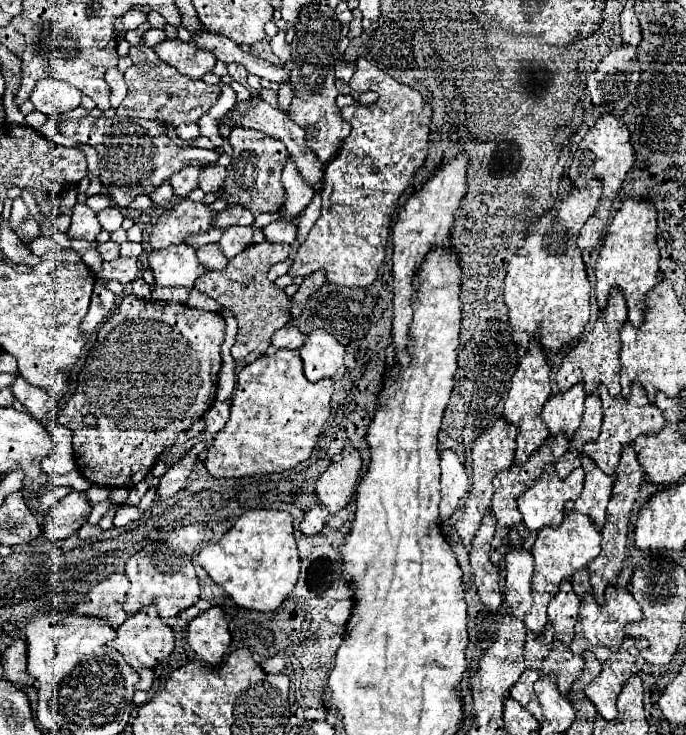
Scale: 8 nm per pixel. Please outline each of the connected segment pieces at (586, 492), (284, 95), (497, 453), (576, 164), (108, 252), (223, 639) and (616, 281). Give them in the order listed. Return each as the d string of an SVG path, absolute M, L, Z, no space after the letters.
M582 455L582 467L586 471L584 489L582 489L582 493L580 493L580 497L576 501L570 501L566 505L566 511L584 513L592 521L596 521L596 525L602 529L606 505L608 505L612 485L614 485L614 477L600 471L588 455Z
M282 83L279 85L277 95L280 107L279 109L283 111L285 114L288 114L289 106L291 104L291 100L294 95L292 89L285 83Z
M498 419L494 421L482 435L476 437L476 441L472 443L472 483L470 483L470 495L466 497L464 501L464 507L462 507L462 515L460 519L456 521L456 531L466 547L466 551L470 551L470 541L482 521L482 517L486 513L490 513L490 497L492 497L492 479L498 471L506 469L506 467L512 467L514 463L514 451L516 451L516 435L518 435L518 429L516 425L508 423L506 419Z
M606 113L606 115L600 115L594 123L594 127L584 135L582 143L578 145L576 149L576 155L574 155L574 161L570 165L570 171L568 171L568 179L572 181L574 187L584 187L586 183L590 183L590 179L600 179L602 181L602 187L604 187L604 195L602 195L602 201L600 201L600 209L610 209L624 179L626 179L626 173L632 169L636 161L636 153L634 153L634 147L630 143L630 131L628 131L628 125L618 119L614 113Z
M106 241L106 243L98 245L98 253L100 253L102 261L112 261L114 257L118 257L118 243Z
M212 607L200 613L188 625L188 643L192 651L210 665L222 663L230 639L228 621L224 619L222 607Z
M630 197L622 203L620 211L614 215L598 261L596 261L596 299L598 307L606 307L610 287L620 287L626 305L628 305L628 321L638 327L644 315L644 295L658 283L658 245L656 245L656 207L644 199Z

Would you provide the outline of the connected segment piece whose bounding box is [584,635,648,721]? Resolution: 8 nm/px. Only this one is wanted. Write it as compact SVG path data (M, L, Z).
M624 637L620 643L620 649L606 659L602 665L600 675L586 685L586 697L596 705L598 713L602 713L604 719L616 719L616 699L622 691L622 685L632 675L632 667L636 661L636 655L648 645L642 637Z

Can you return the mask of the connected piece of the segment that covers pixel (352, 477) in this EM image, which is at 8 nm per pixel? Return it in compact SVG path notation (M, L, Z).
M346 443L344 449L334 455L328 469L318 477L314 491L318 495L318 501L326 505L330 513L338 513L350 503L352 493L358 485L360 467L360 453L352 447L352 443Z

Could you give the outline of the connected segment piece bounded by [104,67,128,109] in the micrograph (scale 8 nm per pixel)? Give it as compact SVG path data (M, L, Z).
M118 67L108 69L106 75L104 75L104 79L106 79L108 87L110 87L110 105L116 109L116 107L122 103L122 99L126 97L126 93L128 93L126 83L124 83L122 73L118 71Z

